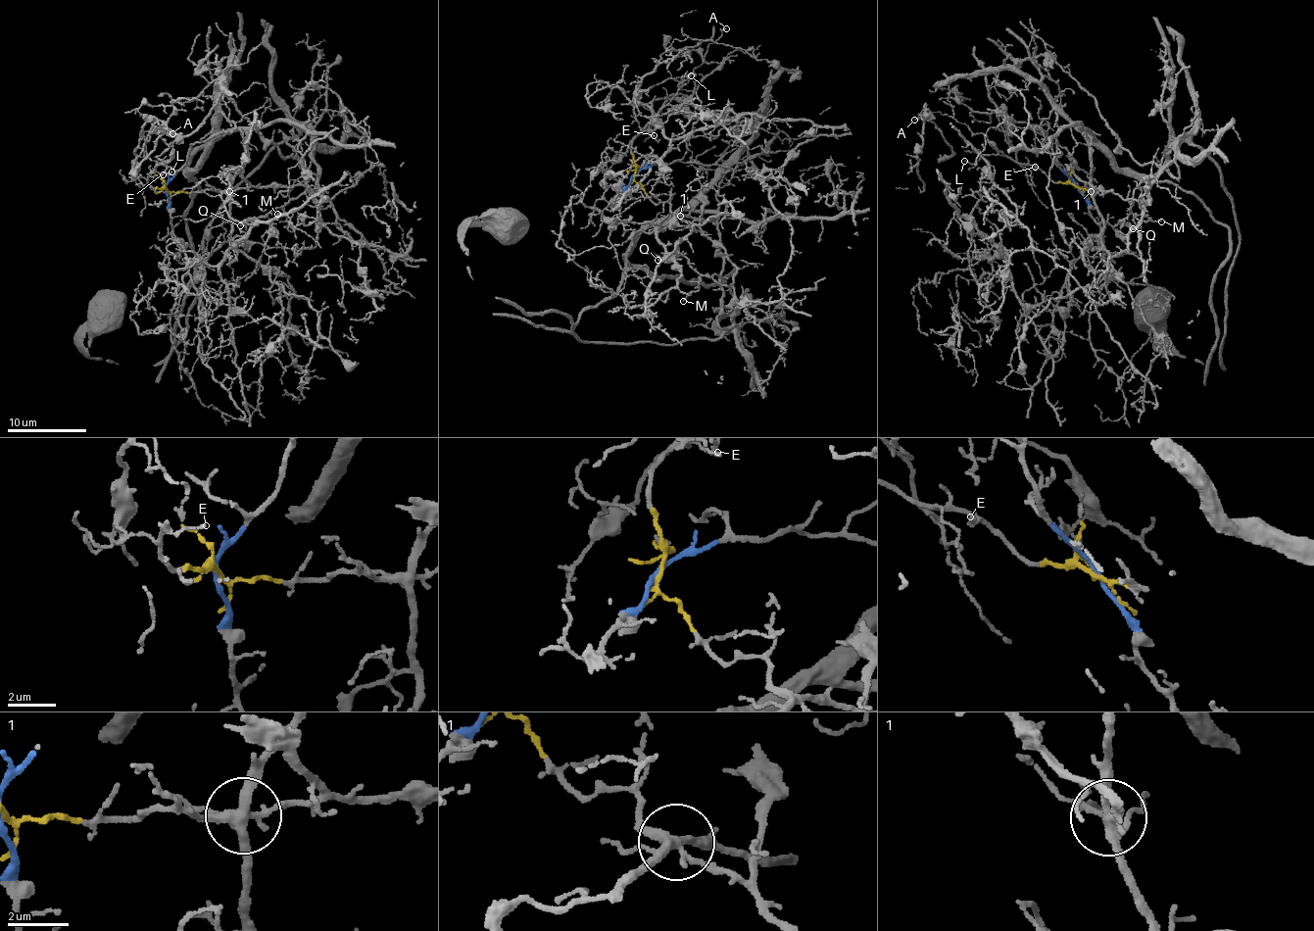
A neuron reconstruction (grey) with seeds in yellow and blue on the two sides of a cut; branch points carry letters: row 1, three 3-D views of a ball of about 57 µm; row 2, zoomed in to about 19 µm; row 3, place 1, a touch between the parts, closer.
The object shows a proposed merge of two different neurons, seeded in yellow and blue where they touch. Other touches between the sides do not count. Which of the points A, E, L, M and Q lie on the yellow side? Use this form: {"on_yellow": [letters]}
{"on_yellow": ["A", "E", "L", "M", "Q"]}

